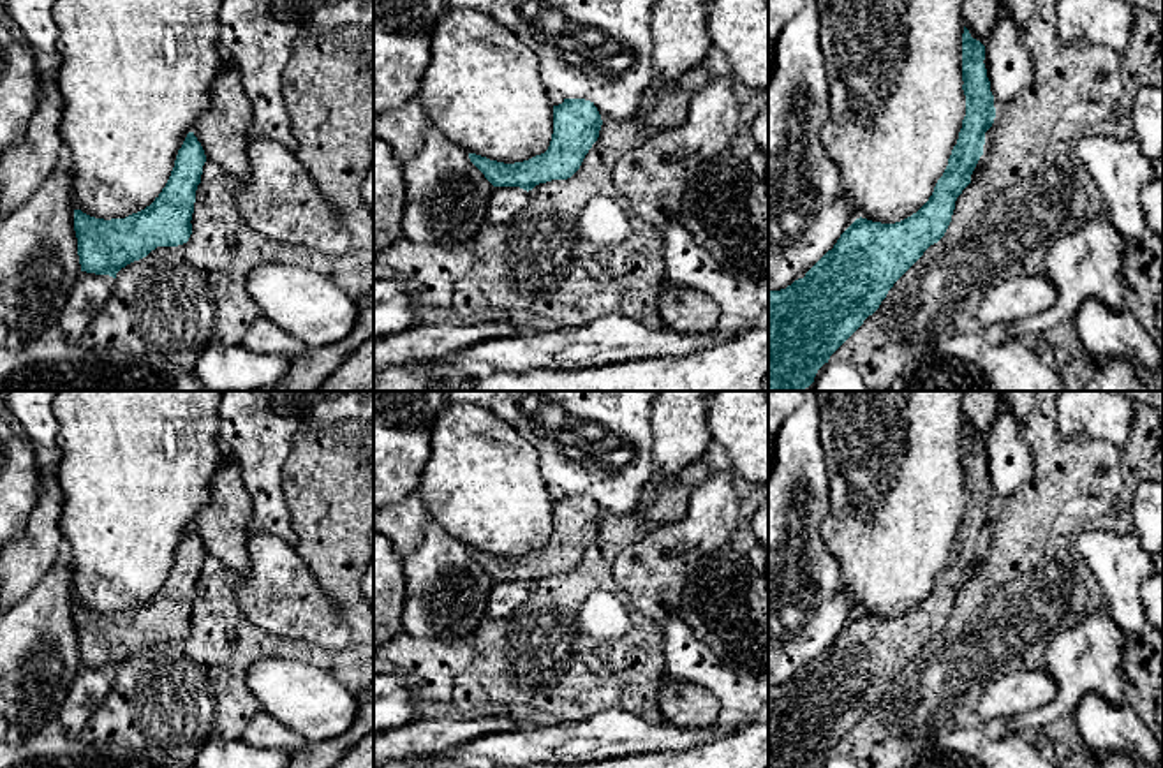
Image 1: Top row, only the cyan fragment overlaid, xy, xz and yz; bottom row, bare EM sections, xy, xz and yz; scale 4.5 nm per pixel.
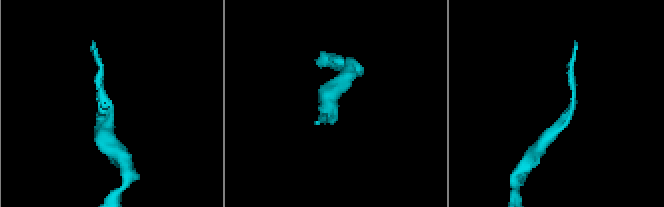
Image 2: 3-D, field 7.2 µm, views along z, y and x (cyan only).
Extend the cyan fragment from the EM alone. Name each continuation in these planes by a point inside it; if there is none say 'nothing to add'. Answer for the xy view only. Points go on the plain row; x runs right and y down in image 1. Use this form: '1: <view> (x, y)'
nothing to add

